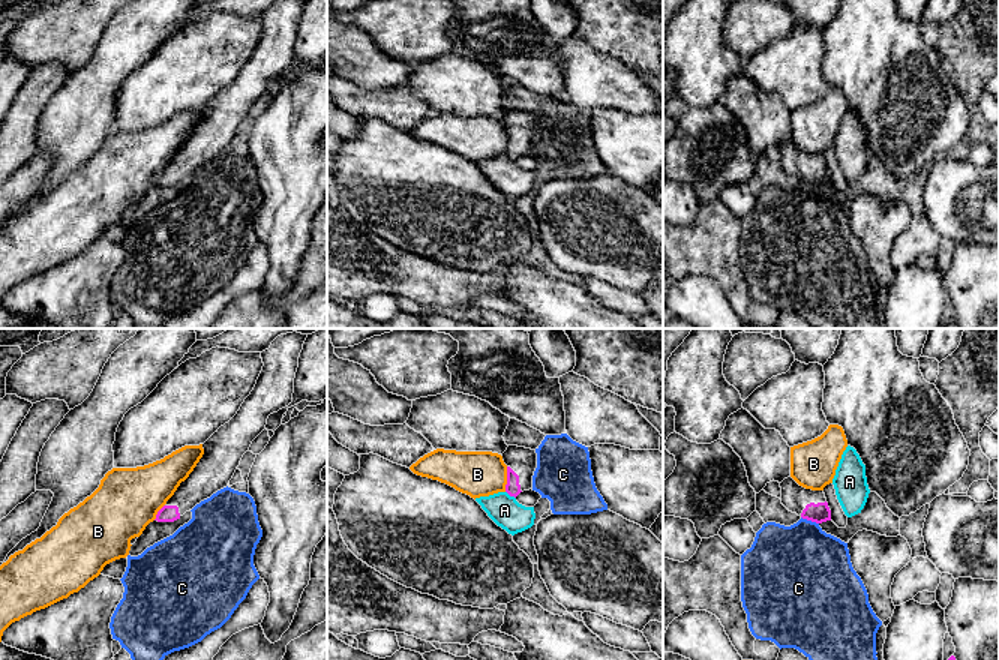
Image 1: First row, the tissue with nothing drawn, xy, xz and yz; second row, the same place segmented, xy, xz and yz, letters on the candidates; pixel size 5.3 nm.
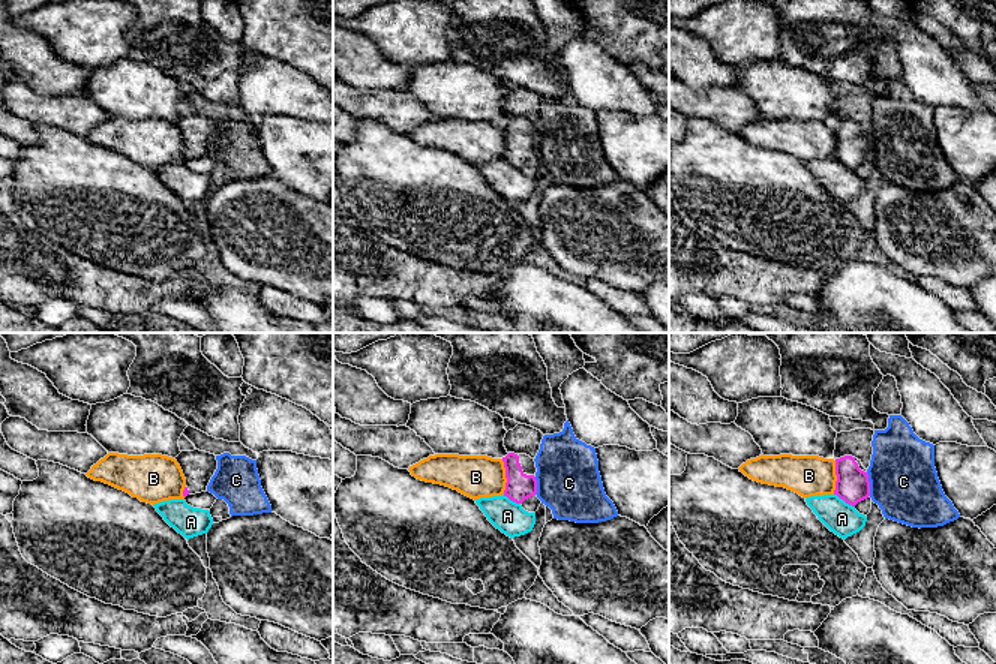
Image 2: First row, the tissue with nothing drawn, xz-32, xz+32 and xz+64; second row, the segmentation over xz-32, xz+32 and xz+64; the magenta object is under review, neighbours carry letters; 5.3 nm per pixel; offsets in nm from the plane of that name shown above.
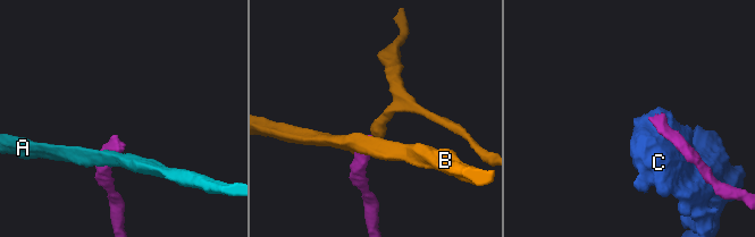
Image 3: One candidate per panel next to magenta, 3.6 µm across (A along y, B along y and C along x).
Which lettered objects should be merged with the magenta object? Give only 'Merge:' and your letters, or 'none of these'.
Merge: none of these

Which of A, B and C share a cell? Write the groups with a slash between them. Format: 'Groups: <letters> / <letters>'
Groups: A / B / C

